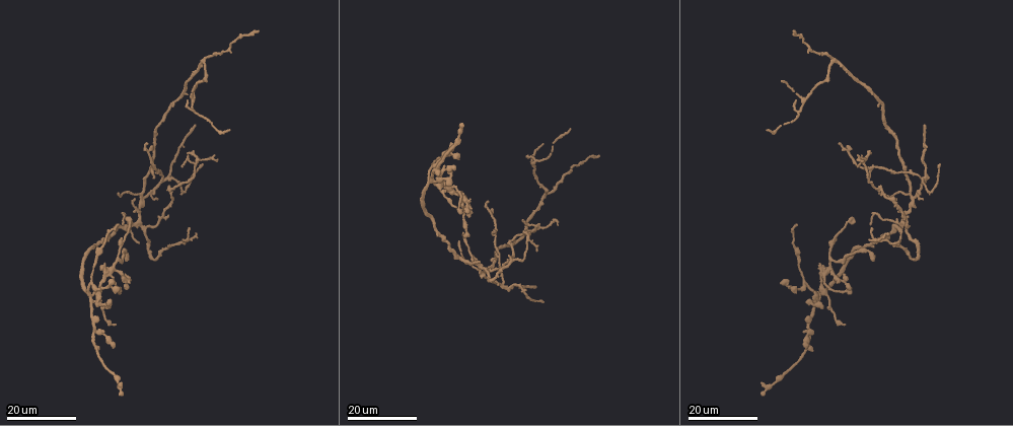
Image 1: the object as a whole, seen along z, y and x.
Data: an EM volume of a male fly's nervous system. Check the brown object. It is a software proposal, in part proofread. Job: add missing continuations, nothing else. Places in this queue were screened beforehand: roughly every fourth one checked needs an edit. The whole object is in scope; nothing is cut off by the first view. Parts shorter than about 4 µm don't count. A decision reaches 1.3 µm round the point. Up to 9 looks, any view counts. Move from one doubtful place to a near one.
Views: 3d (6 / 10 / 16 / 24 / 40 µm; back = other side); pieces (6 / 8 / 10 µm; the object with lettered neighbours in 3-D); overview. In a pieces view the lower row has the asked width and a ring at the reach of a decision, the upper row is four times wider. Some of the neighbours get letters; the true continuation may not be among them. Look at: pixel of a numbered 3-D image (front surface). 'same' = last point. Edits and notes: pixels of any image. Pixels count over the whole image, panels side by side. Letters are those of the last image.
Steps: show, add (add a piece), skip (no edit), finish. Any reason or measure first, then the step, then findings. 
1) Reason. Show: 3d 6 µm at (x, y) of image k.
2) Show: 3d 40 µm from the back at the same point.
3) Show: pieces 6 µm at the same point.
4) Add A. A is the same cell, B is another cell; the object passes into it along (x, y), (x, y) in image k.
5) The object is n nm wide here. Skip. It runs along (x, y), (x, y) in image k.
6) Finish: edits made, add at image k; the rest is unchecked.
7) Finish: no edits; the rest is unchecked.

Thin end. Show: 3d 16 µm at (544, 145) of image 1.

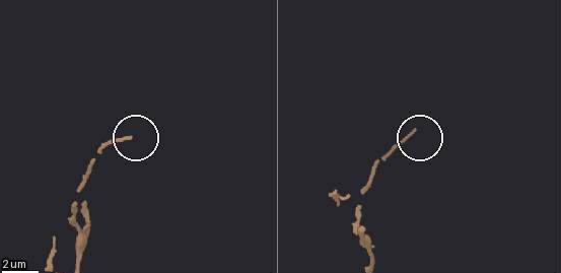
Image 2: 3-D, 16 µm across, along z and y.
Show: pieces 8 µm at (413, 132) of image 2.

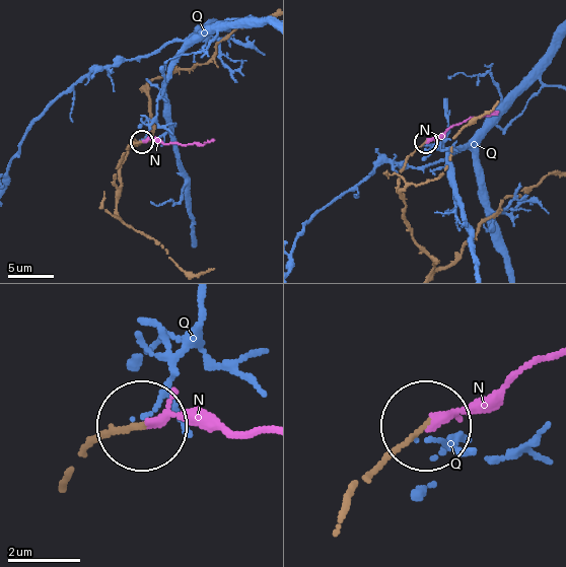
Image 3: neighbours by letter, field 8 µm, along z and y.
The object is 110 nm wide here. Add N. N is the same cell, Q is another cell; the object passes into it along (405, 164), (424, 143), (441, 137), (454, 125), (497, 114) in image 3; it goes on there.

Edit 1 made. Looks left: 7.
Free end. Show: 3d 16 µm at (571, 131) of image 1.

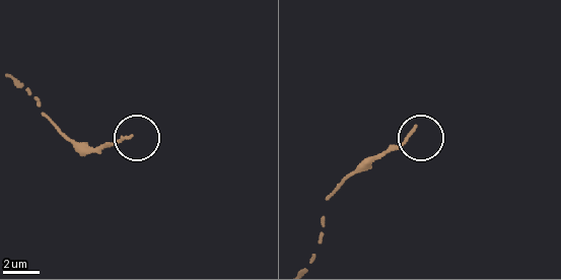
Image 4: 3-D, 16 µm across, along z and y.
See the neighbours. Show: pieces 10 µm at (131, 135) of image 4.

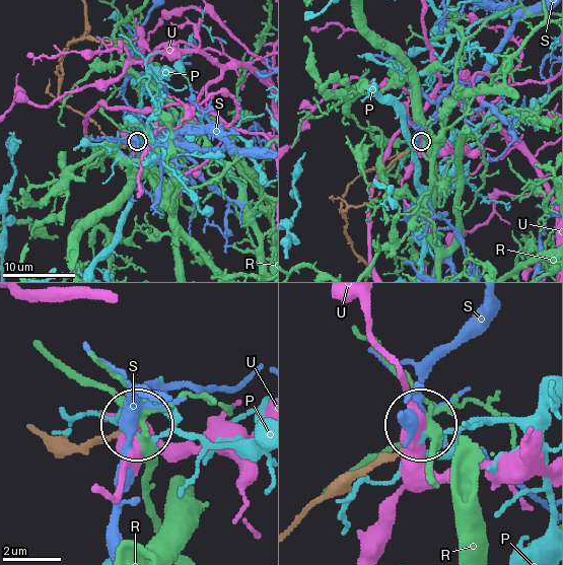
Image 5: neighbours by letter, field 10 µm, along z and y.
Skip. P, R, S and U are other cells; it runs along (50, 435), (86, 445), (135, 426) in image 5; no lettered piece goes on from it.

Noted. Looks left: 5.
Show: 3d 24 µm at (146, 144) of image 1.

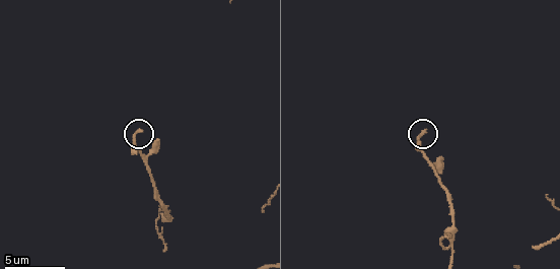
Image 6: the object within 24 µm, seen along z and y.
What lies round it. Show: pieces 10 µm at (421, 131) of image 6.

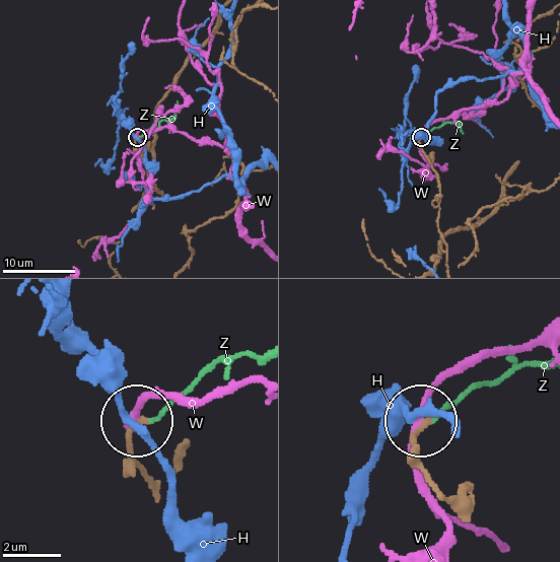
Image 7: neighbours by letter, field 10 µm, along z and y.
Add Z. Z is the same cell, H and W are other cells; it goes on there.

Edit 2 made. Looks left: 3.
Show: overview.

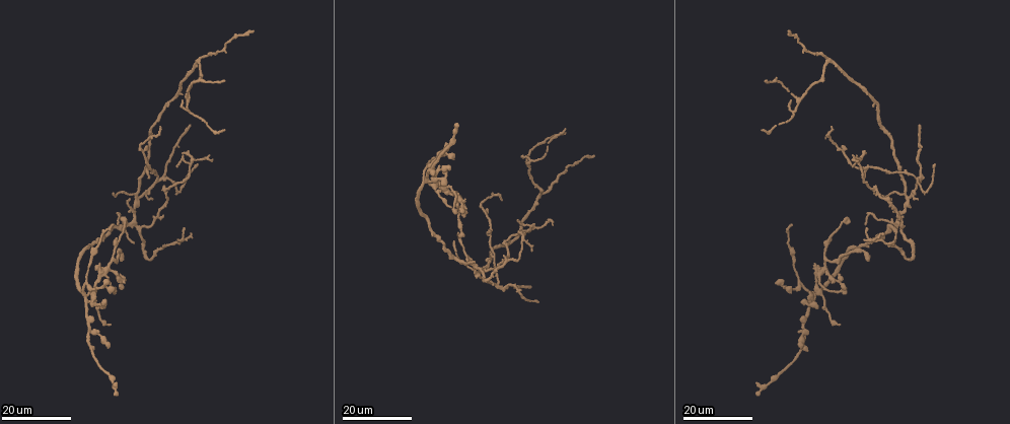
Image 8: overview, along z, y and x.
An open end. Show: 3d 24 µm at (191, 126) of image 8.

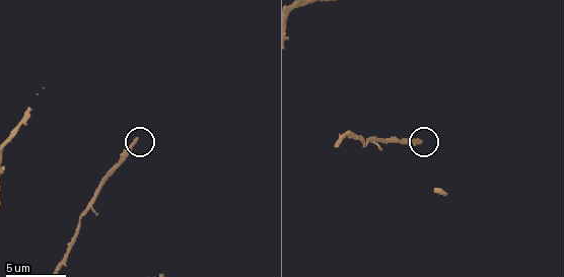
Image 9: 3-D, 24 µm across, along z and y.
See the neighbours. Show: pieces 10 µm at (419, 139) of image 9.

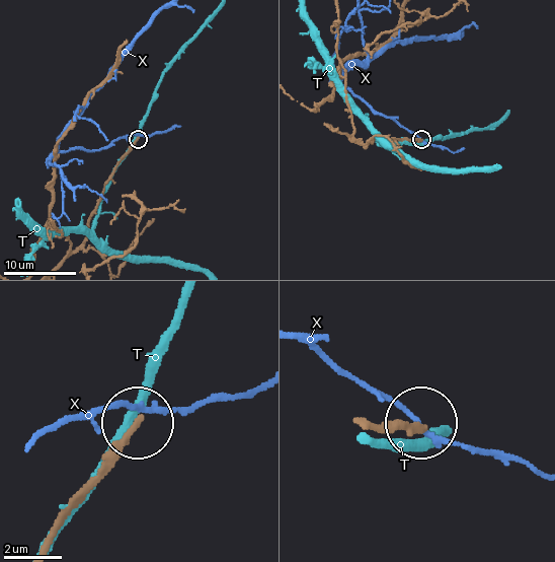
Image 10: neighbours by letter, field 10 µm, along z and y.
Skip. T and X are other cells; it runs along (365, 427), (418, 422) in image 10; no lettered piece goes on from it.

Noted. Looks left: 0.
Finish: edits made, add at image 3, add at image 7; the rest is unchecked.

